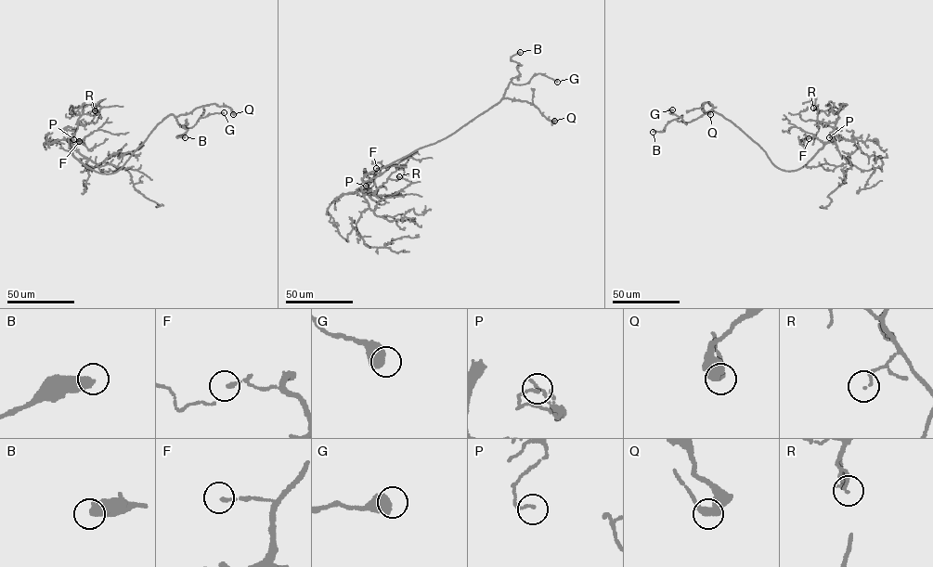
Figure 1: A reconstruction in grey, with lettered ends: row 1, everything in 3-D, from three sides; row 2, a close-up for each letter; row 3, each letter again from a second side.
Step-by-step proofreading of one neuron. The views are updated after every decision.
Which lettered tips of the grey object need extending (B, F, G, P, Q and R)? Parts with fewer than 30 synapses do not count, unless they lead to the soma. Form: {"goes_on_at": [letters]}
{"goes_on_at": []}

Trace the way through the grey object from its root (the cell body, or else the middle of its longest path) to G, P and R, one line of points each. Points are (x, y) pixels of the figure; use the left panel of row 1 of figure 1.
G: (107, 173), (120, 169), (157, 125), (170, 114), (174, 116), (179, 126), (189, 128), (200, 117), (224, 112)
P: (107, 173), (88, 168), (76, 160), (71, 149), (73, 134), (73, 139)
R: (107, 173), (85, 166), (71, 149), (71, 136), (77, 125), (90, 122), (95, 110)

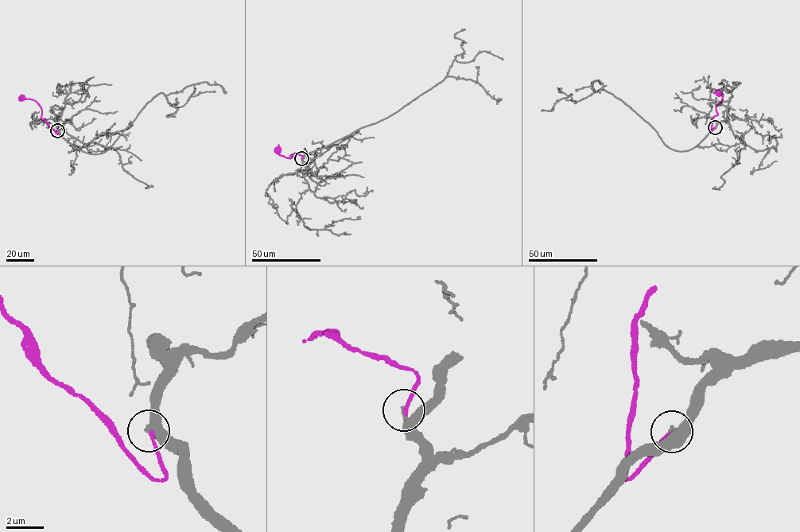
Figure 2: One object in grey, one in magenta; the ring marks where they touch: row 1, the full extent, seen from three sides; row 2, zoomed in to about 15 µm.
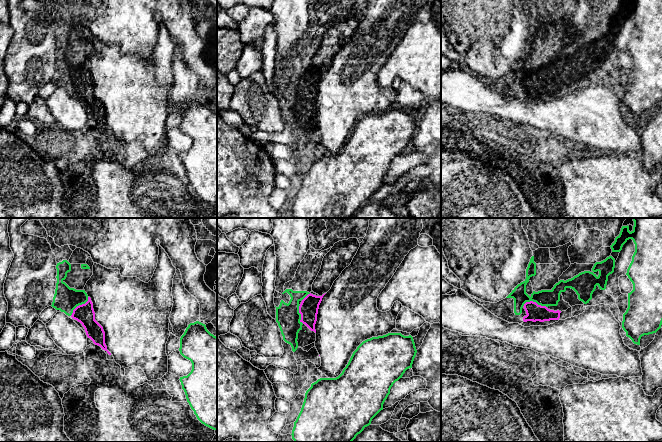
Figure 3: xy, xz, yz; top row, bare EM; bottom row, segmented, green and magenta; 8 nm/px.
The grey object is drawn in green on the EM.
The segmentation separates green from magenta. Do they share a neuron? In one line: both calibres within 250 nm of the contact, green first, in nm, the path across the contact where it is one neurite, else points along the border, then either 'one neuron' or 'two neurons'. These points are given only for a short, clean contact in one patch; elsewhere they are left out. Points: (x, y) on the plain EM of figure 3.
130 nm thick on the green side, 140 nm on the other; runs through yz (546, 74), (534, 77), (535, 88); one neuron

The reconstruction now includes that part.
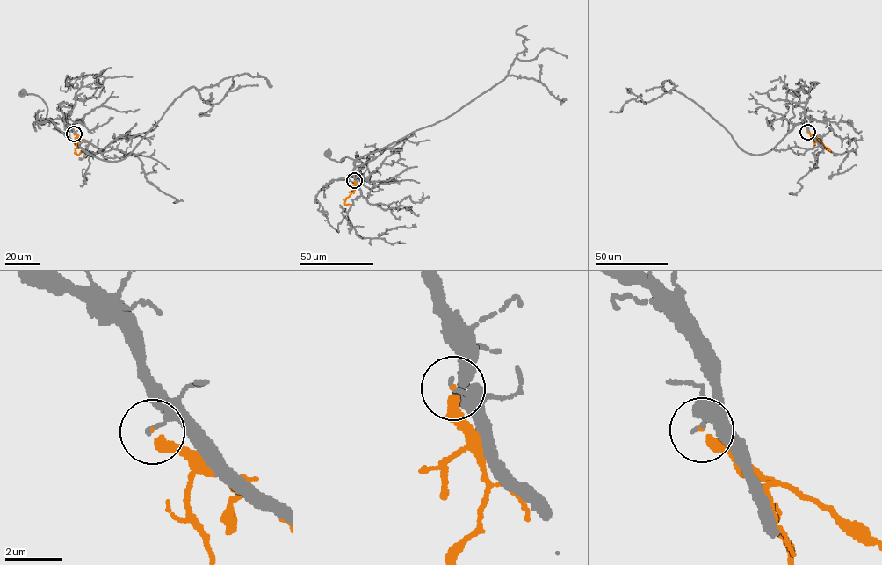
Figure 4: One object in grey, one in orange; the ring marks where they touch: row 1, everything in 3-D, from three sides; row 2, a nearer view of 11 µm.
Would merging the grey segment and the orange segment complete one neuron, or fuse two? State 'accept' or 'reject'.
reject

